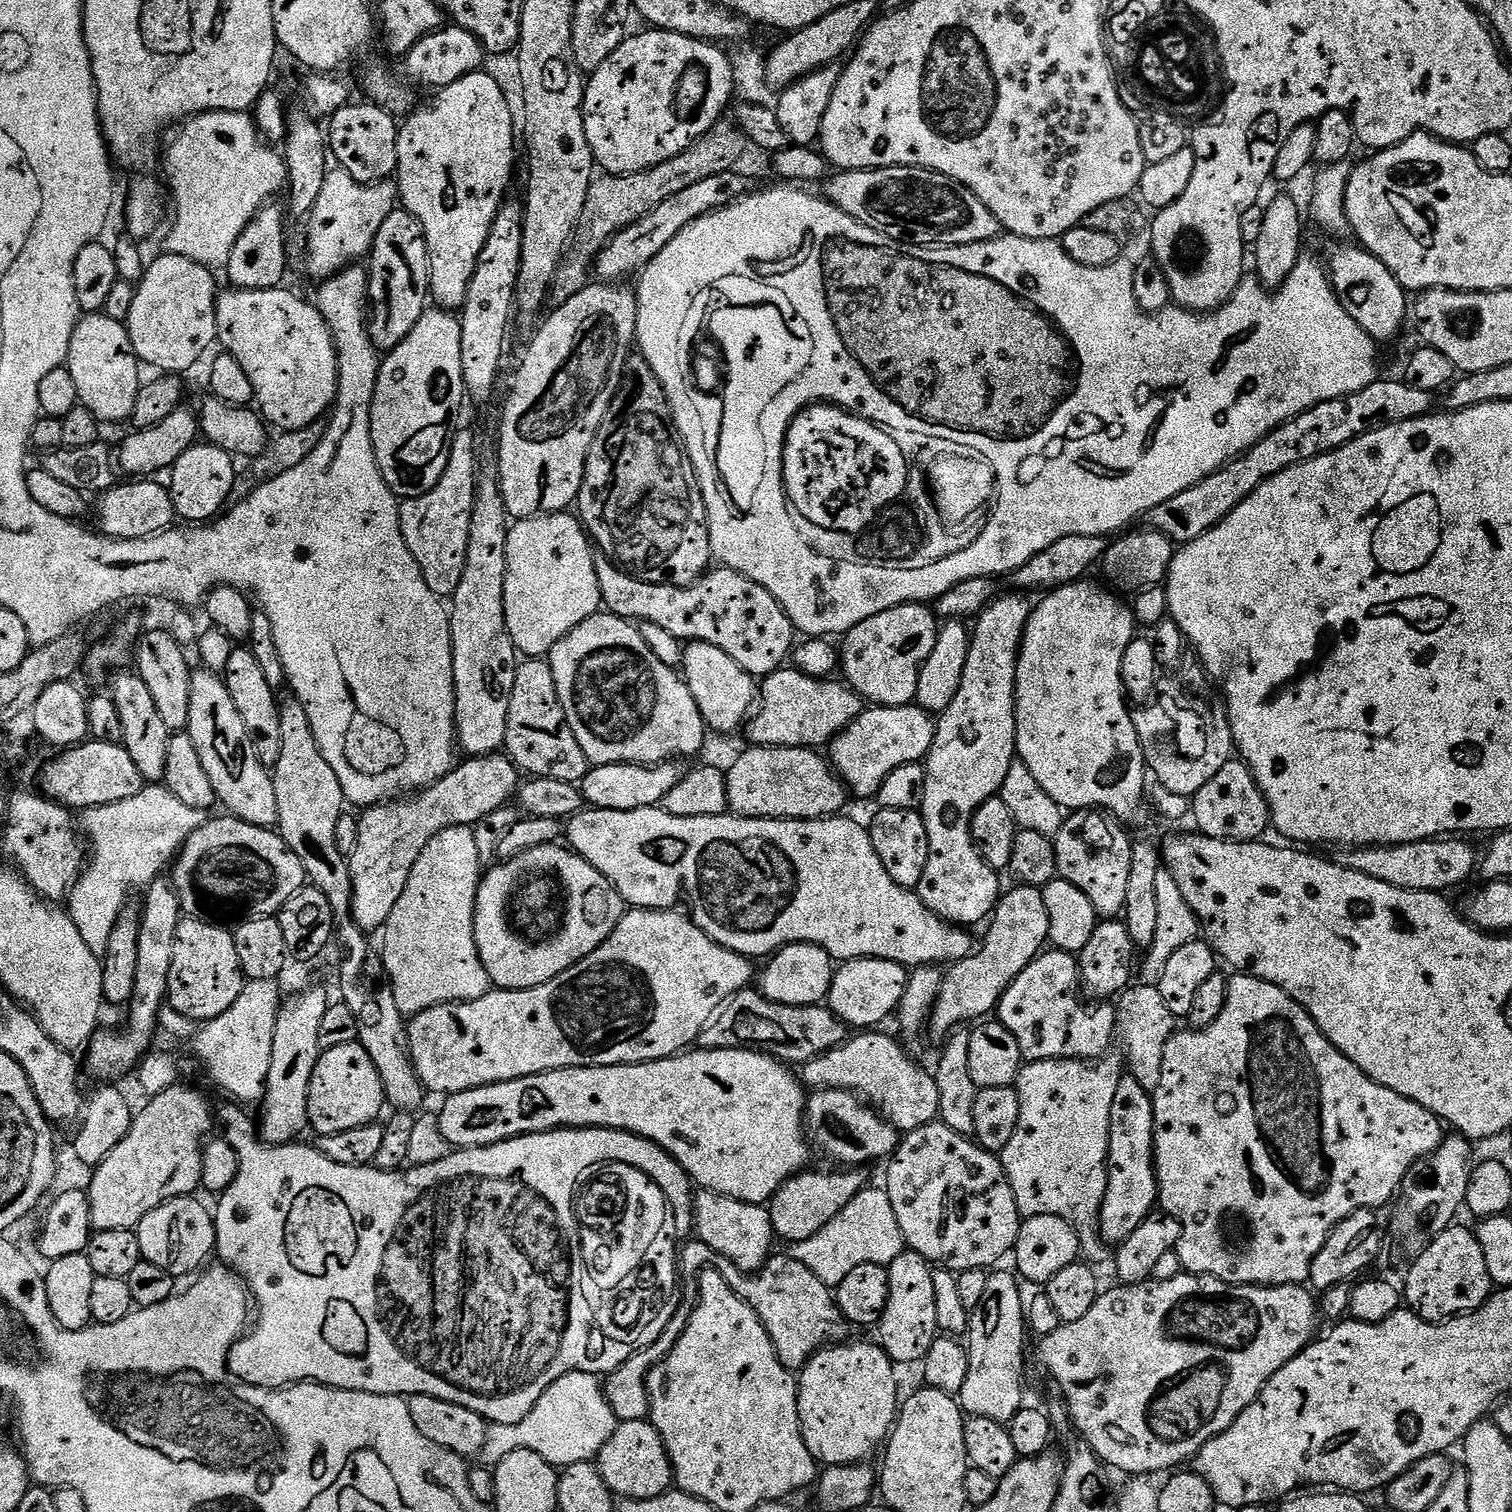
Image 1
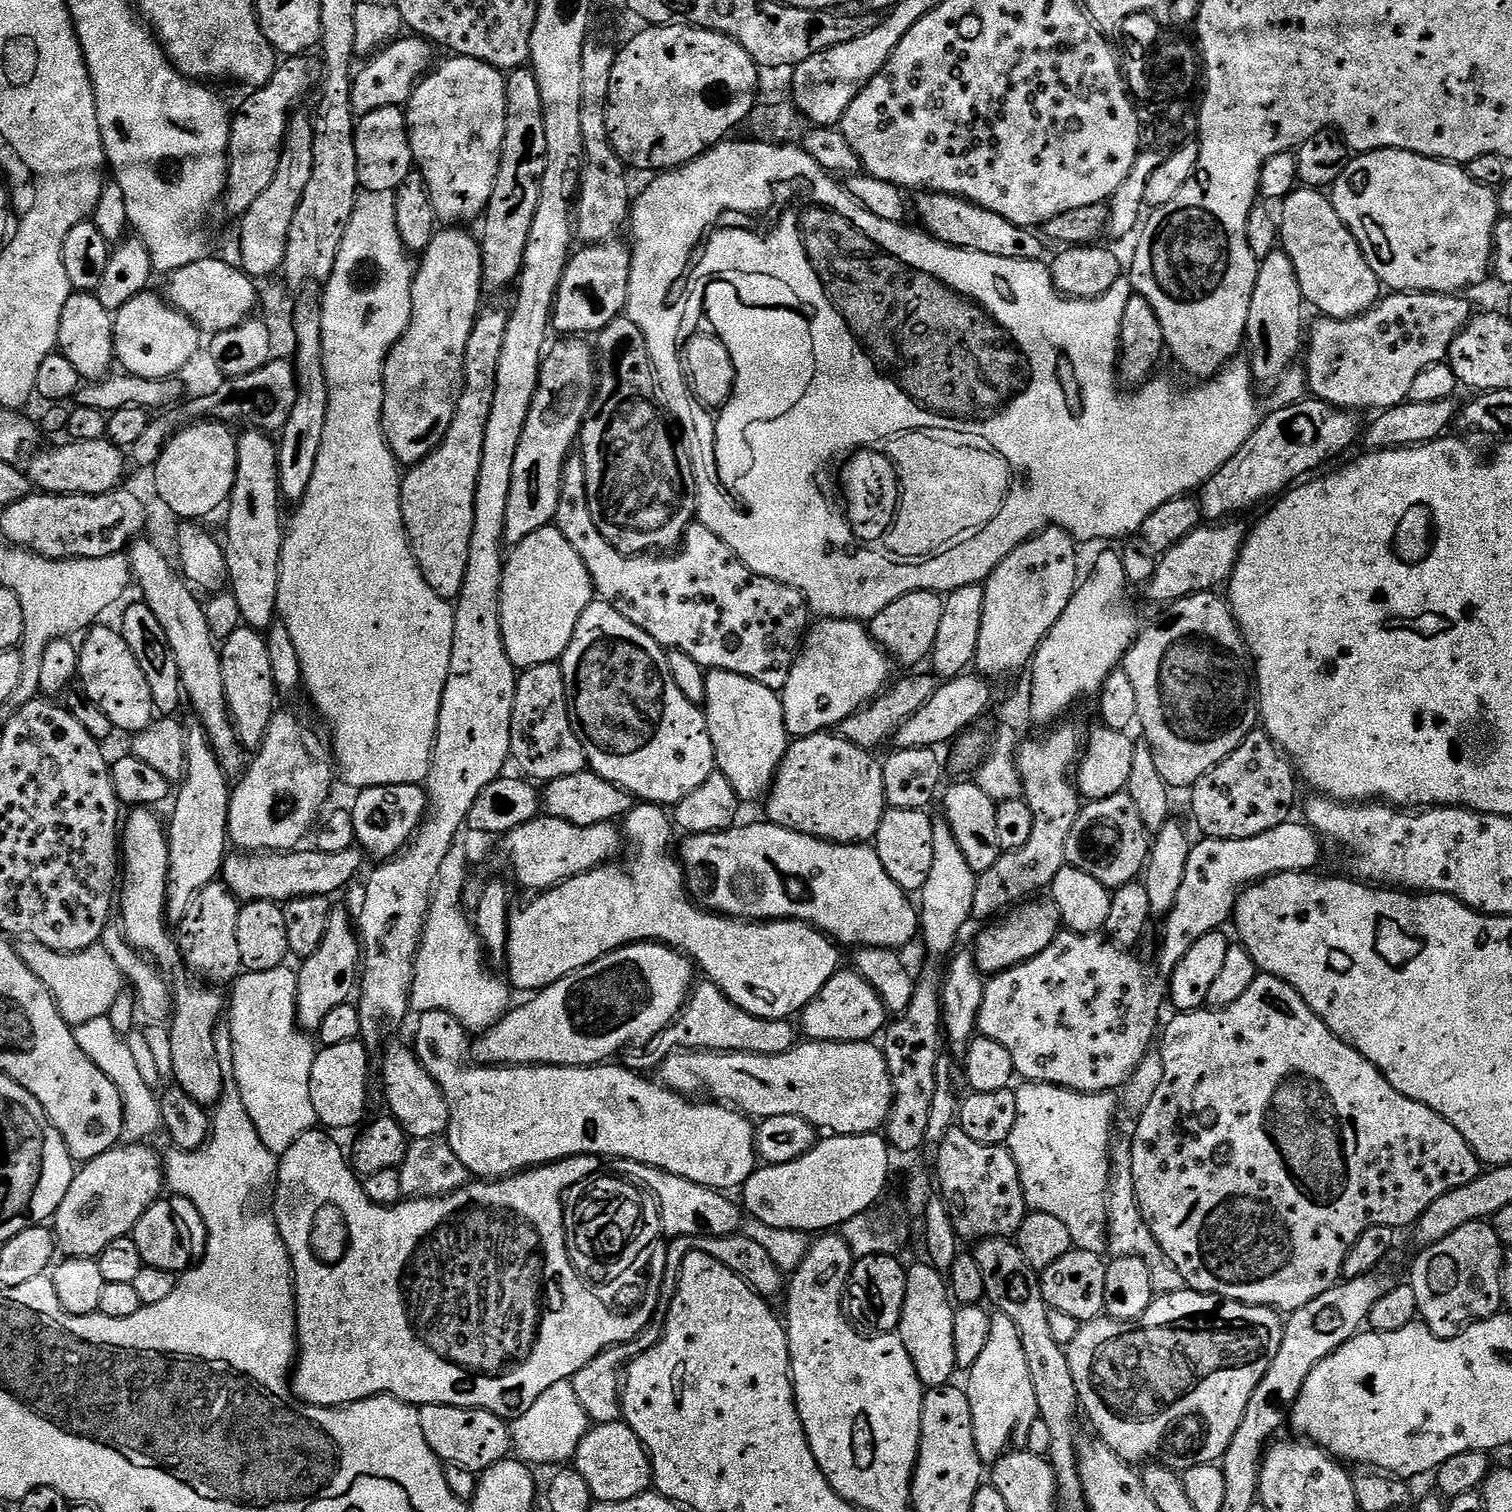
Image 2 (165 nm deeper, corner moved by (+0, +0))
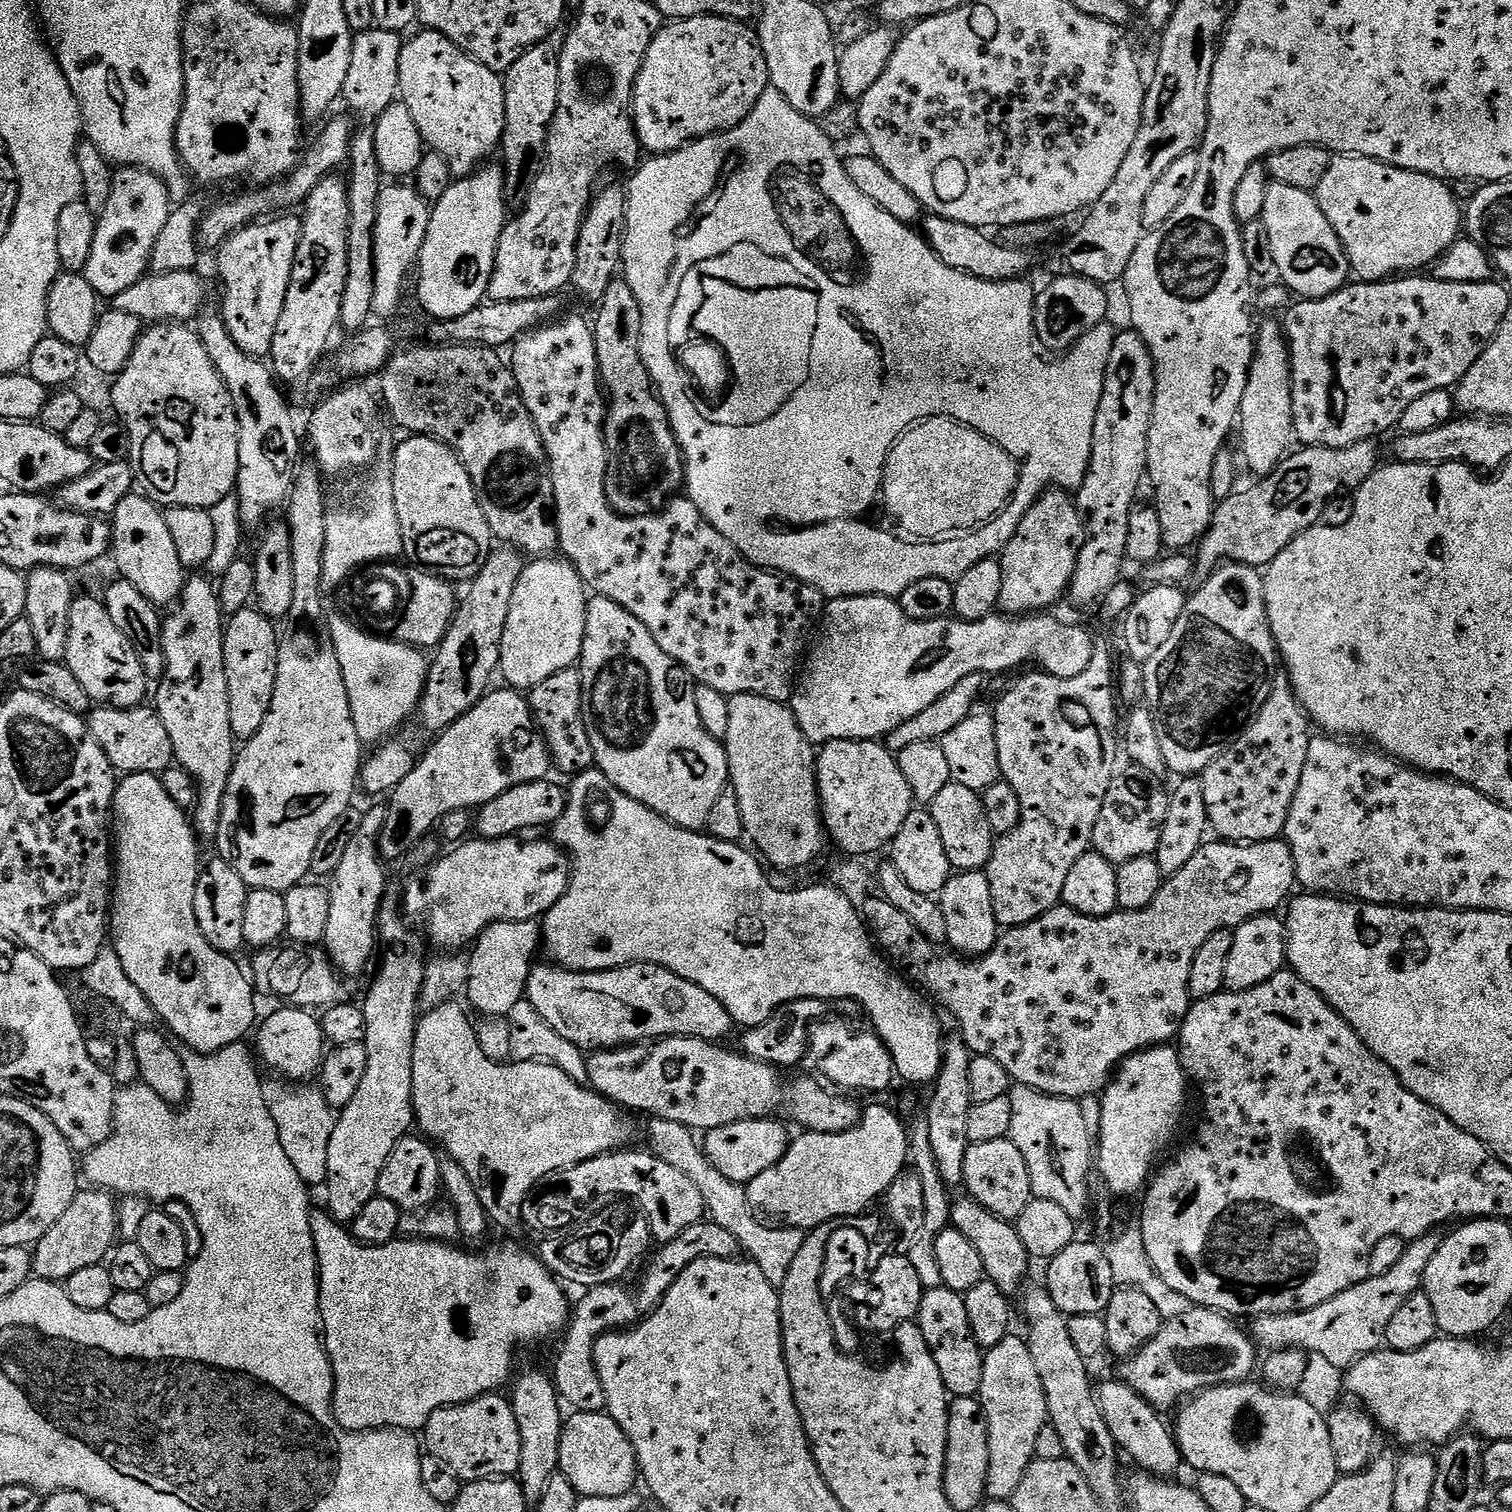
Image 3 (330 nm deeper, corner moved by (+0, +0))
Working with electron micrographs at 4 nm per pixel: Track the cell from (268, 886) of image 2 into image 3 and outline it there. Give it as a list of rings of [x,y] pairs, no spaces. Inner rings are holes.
[[[507,686],[501,687],[501,689],[501,692],[495,692],[495,690],[489,691],[468,711],[468,713],[465,714],[465,716],[455,720],[445,732],[439,733],[439,735],[435,737],[436,745],[434,745],[433,748],[431,745],[431,747],[421,755],[414,766],[414,770],[410,770],[410,774],[406,774],[406,778],[402,778],[402,782],[398,782],[398,786],[390,793],[390,799],[386,804],[388,817],[384,823],[384,833],[380,835],[378,841],[380,855],[385,861],[391,862],[391,860],[402,859],[403,856],[431,830],[431,828],[433,831],[433,829],[439,825],[444,815],[450,814],[451,812],[479,809],[480,805],[490,802],[494,798],[498,798],[498,794],[510,790],[514,786],[522,786],[526,782],[543,780],[553,771],[554,765],[552,763],[552,755],[548,752],[548,744],[536,727],[536,721],[532,719],[532,707],[528,704],[527,699],[525,699],[519,691],[513,690]]]

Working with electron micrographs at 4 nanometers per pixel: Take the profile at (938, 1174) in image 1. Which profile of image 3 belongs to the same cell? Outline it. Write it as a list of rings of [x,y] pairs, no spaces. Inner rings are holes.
[[[1010,1138],[968,1145],[963,1187],[967,1195],[986,1210],[990,1210],[990,1214],[1009,1222],[1015,1221],[1034,1199],[1030,1186],[1030,1170],[1026,1170],[1026,1158],[1022,1158],[1022,1150],[1018,1150],[1018,1146],[1014,1146]]]

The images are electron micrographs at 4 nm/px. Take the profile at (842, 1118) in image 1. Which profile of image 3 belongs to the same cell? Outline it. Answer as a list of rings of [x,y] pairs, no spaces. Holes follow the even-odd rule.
[[[749,1116],[746,1120],[735,1120],[730,1126],[718,1126],[707,1129],[702,1136],[702,1147],[708,1160],[730,1182],[748,1185],[758,1174],[770,1170],[770,1166],[778,1166],[788,1152],[790,1135],[789,1125],[783,1119],[770,1116]]]

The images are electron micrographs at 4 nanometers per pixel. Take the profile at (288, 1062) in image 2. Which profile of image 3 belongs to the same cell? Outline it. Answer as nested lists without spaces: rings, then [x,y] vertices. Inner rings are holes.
[[[280,1078],[272,1079],[276,1080],[269,1079],[264,1085],[264,1096],[270,1106],[270,1118],[274,1118],[274,1126],[278,1126],[282,1150],[286,1150],[294,1170],[298,1170],[298,1178],[302,1178],[305,1184],[323,1185],[328,1178],[330,1134],[334,1134],[337,1113],[326,1102],[319,1087],[304,1088],[308,1086],[297,1086]]]

